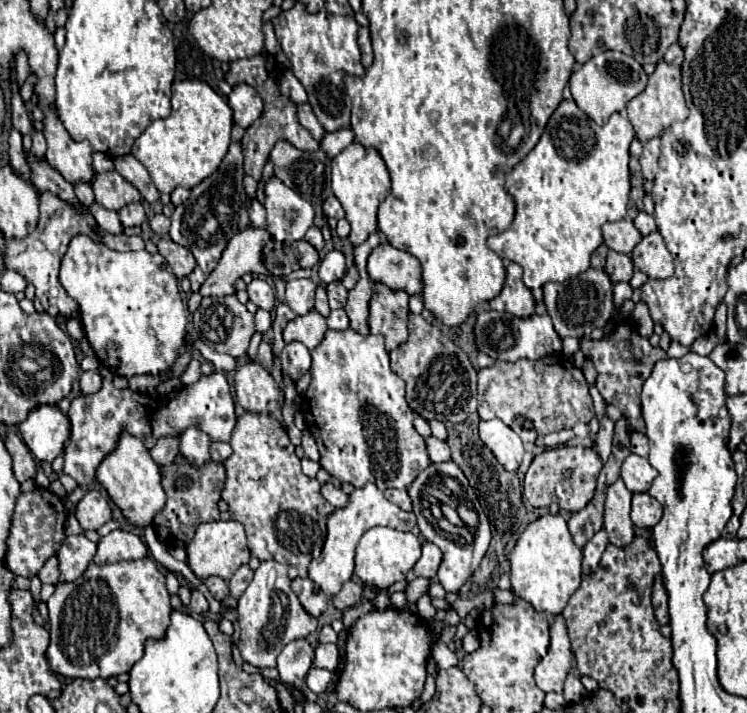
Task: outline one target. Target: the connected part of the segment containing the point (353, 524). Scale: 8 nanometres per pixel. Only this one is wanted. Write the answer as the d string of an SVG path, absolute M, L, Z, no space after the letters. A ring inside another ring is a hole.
M366 483L364 487L354 489L352 495L348 497L348 505L342 509L334 509L328 515L328 535L326 535L322 553L308 567L308 577L312 581L316 581L328 597L334 597L340 591L342 583L346 583L352 577L354 549L356 549L360 537L376 525L386 525L386 527L392 527L398 531L412 531L412 527L416 525L416 517L414 517L414 513L406 513L400 507L396 507L394 503L390 503L374 483Z

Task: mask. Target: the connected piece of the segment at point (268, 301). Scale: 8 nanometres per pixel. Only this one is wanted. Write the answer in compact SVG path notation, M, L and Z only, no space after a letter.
M252 279L252 283L248 285L248 297L254 305L258 305L260 309L266 309L266 311L274 311L276 307L276 293L274 289L262 281L262 279Z

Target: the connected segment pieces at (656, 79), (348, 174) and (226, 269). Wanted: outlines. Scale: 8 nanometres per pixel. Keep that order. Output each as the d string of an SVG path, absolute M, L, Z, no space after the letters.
M660 61L656 71L648 77L646 89L638 97L634 97L628 105L628 119L634 127L636 139L640 143L646 143L652 137L660 137L674 121L684 121L686 117L688 117L688 109L686 109L686 101L682 95L680 67L674 67L674 65Z
M358 141L350 143L336 159L332 159L332 191L342 201L346 211L346 221L350 223L348 241L352 247L358 247L368 239L370 233L378 231L376 225L376 211L378 205L390 193L390 175L388 169L376 149L366 149Z
M248 227L246 231L234 235L218 261L218 267L208 275L208 279L200 287L202 297L224 297L234 293L234 283L244 273L266 275L266 267L262 263L262 247L264 247L264 231L256 227Z

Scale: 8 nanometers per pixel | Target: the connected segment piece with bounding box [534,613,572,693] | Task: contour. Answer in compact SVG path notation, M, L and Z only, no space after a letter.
M560 613L552 617L550 647L548 647L546 657L536 665L536 673L534 673L536 685L546 693L548 691L562 693L562 685L570 667L572 667L572 647L568 639L566 621Z

